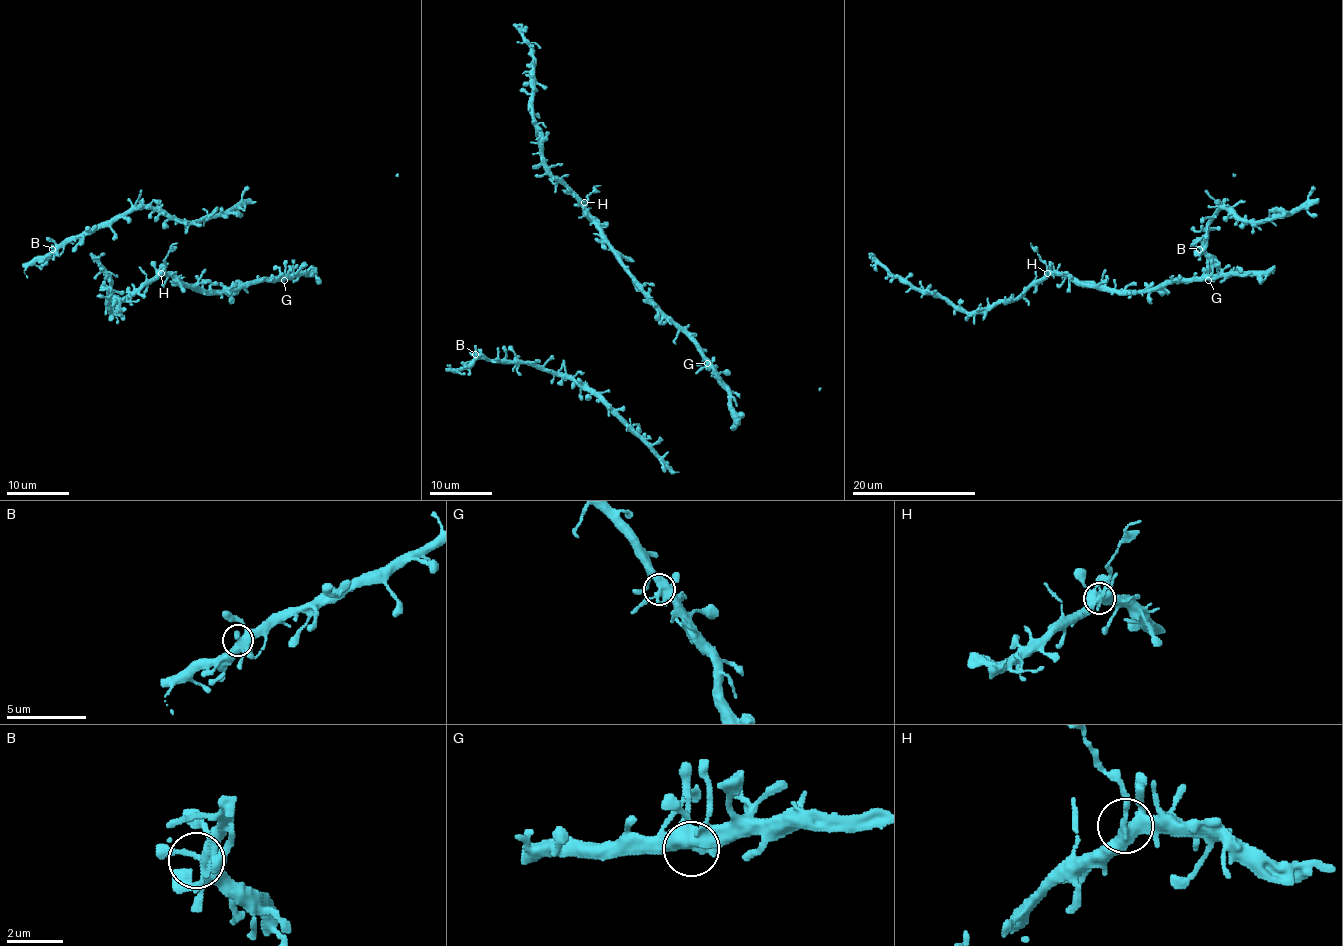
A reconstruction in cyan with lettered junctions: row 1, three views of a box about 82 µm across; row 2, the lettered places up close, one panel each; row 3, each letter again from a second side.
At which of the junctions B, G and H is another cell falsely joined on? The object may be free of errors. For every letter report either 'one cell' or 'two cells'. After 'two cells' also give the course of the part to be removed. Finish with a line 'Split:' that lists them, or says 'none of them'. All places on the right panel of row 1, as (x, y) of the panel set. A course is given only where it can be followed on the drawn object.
B: one cell
G: one cell
H: two cells; course (1047, 273), (1047, 266), (1030, 242)
Split: H

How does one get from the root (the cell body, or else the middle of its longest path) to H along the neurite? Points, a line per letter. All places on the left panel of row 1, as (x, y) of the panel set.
H: (287, 275), (247, 281), (236, 289), (200, 290), (187, 287), (172, 275), (161, 273)

